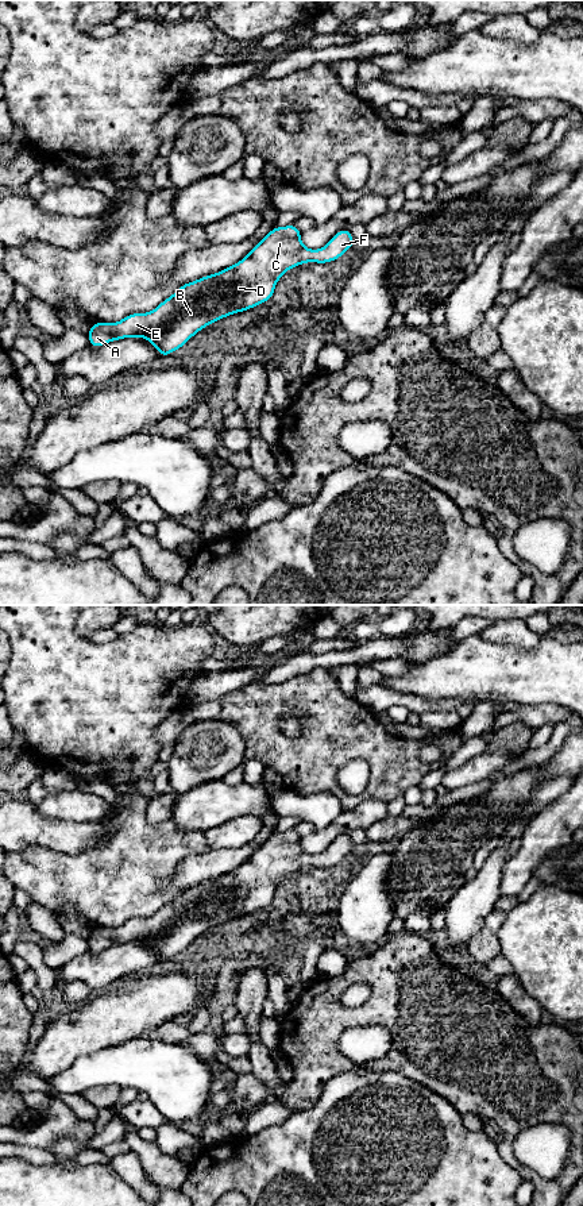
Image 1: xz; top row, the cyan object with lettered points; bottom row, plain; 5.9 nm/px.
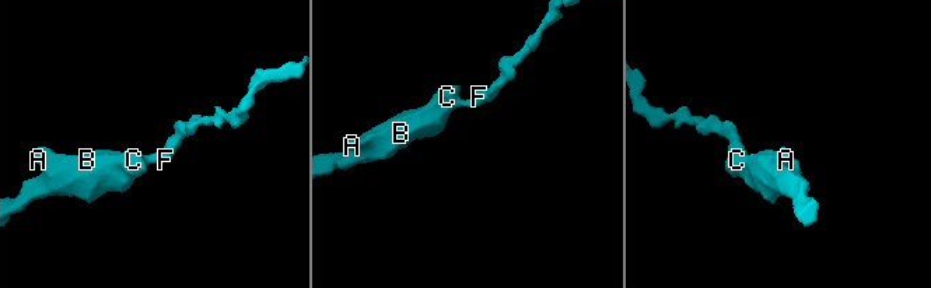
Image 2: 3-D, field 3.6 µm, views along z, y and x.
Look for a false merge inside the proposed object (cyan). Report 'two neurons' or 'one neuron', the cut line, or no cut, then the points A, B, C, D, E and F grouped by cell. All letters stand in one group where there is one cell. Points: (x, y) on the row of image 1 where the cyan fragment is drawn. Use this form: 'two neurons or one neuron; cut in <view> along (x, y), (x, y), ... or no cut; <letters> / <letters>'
one neuron; no cut; A B C D E F

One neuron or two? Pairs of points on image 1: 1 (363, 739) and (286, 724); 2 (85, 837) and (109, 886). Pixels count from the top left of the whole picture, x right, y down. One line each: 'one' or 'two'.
1: two
2: two

